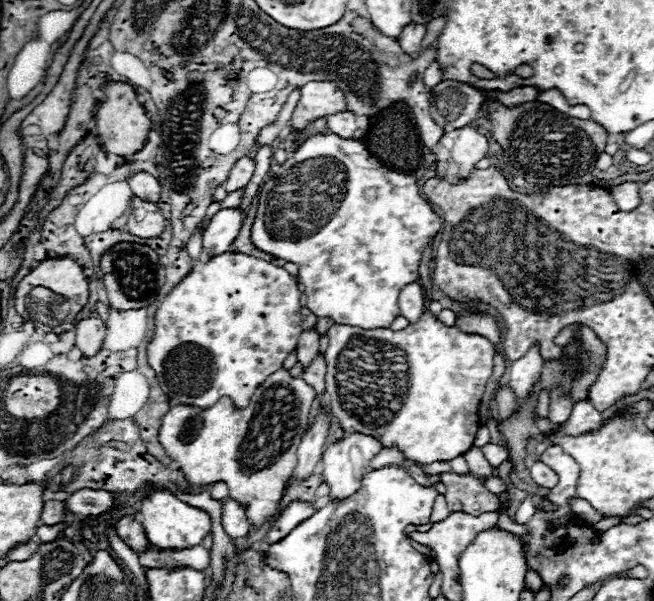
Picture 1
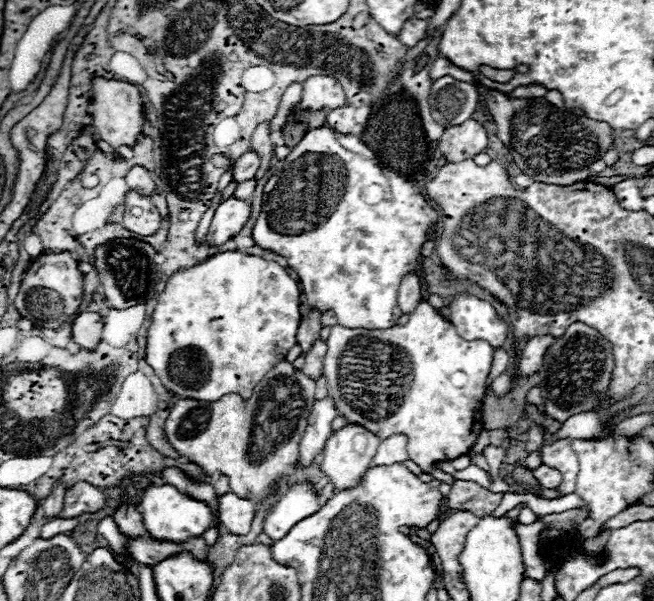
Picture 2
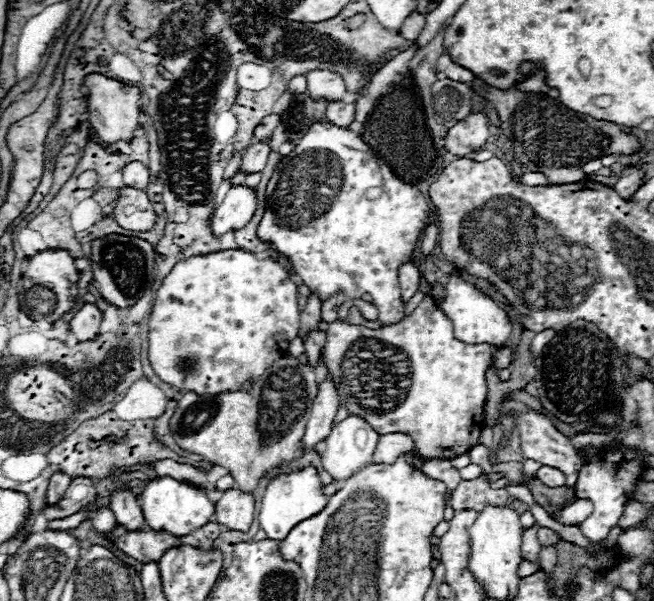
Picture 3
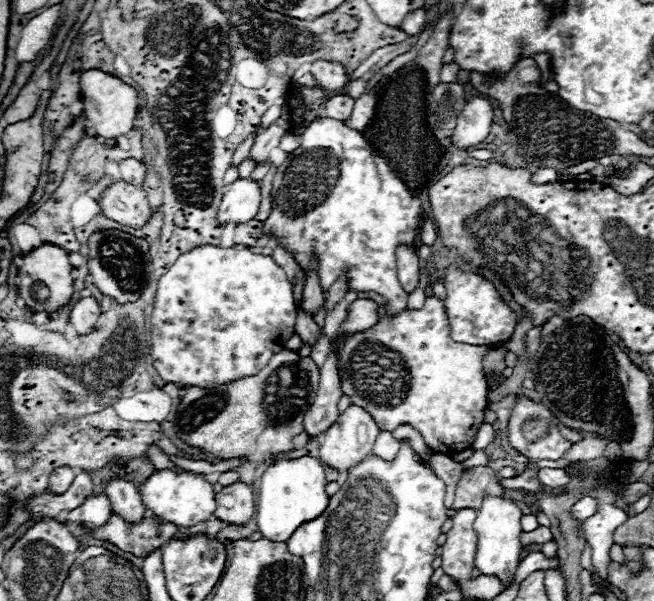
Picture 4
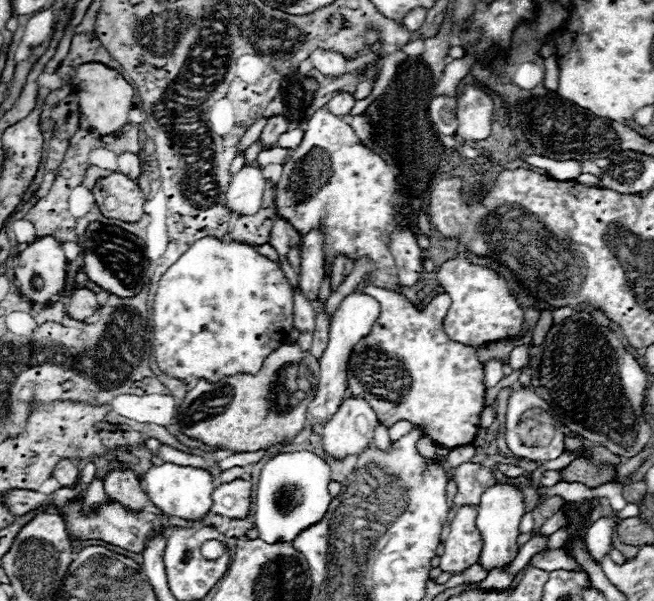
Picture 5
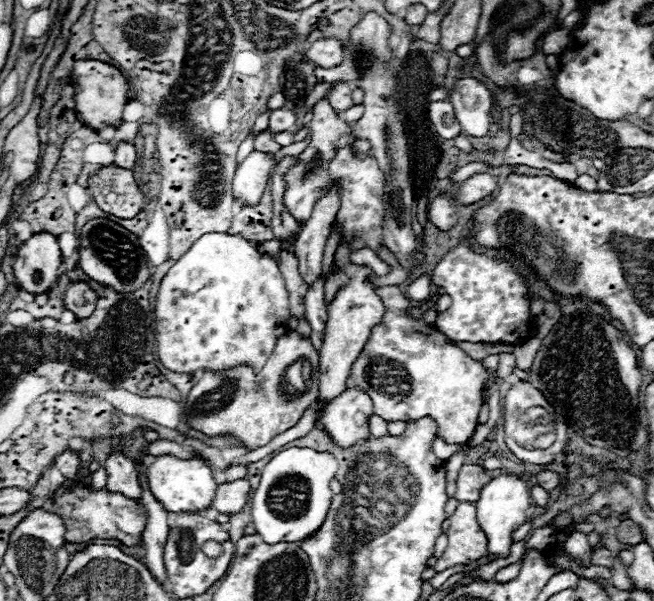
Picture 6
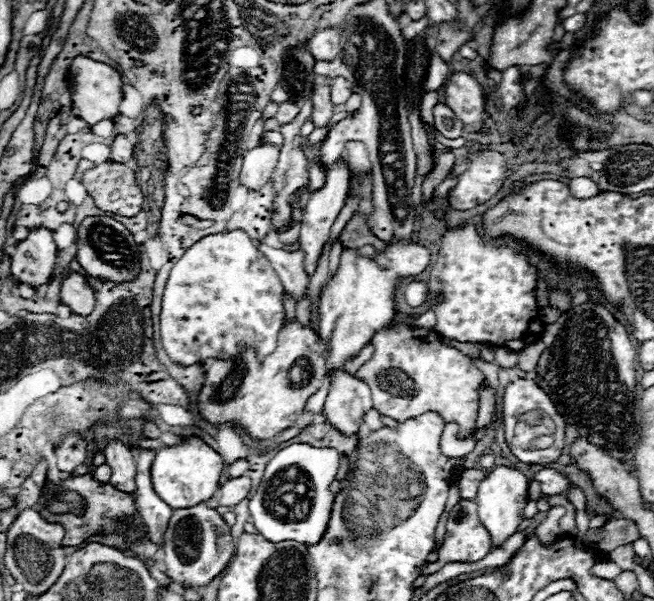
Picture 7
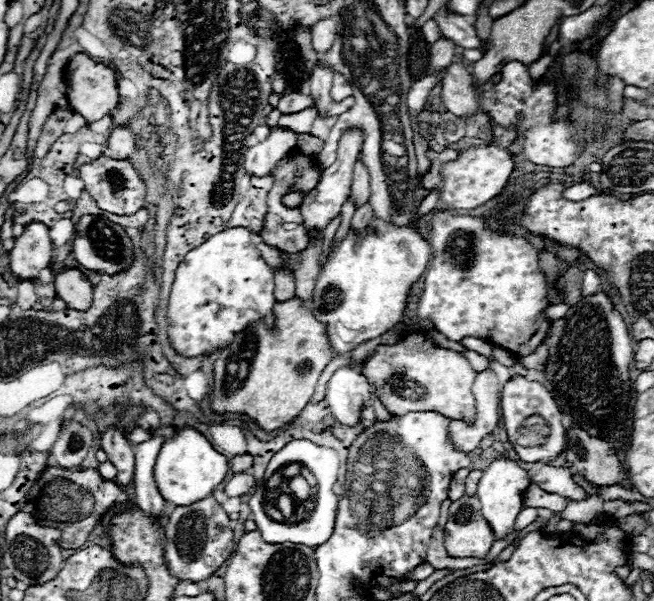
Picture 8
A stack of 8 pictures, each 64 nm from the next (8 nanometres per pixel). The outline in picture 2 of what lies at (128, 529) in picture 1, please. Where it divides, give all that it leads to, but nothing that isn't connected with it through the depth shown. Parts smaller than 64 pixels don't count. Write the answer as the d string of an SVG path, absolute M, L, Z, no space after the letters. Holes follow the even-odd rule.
M122 502L118 504L118 508L114 510L114 520L120 528L120 532L124 536L144 536L148 534L146 526L144 526L144 520L142 520L142 514L138 512L138 508L130 502Z

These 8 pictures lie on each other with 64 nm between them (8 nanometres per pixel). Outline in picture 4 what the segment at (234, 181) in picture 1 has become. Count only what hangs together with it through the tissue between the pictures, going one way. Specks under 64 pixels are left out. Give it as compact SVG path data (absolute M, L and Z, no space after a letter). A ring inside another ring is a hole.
M278 122L270 124L266 130L260 130L258 136L256 136L256 142L254 142L252 150L250 150L250 156L252 156L258 164L264 162L264 160L268 160L270 152L272 152L274 148L278 148L278 142L280 142L280 138L282 138L284 134L286 134L286 130L284 130Z

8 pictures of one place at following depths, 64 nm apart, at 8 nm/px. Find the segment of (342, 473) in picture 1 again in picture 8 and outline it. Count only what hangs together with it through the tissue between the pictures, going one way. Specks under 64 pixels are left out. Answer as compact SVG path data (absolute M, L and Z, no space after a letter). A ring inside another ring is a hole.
M338 368L326 392L326 406L334 418L342 424L354 426L360 420L360 412L370 404L370 384L352 368Z

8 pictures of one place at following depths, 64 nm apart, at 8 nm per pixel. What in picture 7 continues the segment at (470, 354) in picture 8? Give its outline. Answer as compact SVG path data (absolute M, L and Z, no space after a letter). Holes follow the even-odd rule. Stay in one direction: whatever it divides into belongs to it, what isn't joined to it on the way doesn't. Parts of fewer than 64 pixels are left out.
M476 358L472 360L477 368L485 374L487 385L497 392L500 386L498 378L499 366L485 362L482 358Z

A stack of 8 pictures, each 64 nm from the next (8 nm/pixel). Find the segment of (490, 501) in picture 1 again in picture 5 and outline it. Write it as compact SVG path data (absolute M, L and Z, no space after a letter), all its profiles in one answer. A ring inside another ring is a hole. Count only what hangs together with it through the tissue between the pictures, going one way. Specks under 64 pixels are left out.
M472 462L460 464L456 468L454 480L456 480L456 486L458 486L458 492L454 496L456 506L464 506L464 504L478 506L482 492L488 486L496 484L496 478L494 478L494 474L488 466L472 464Z

